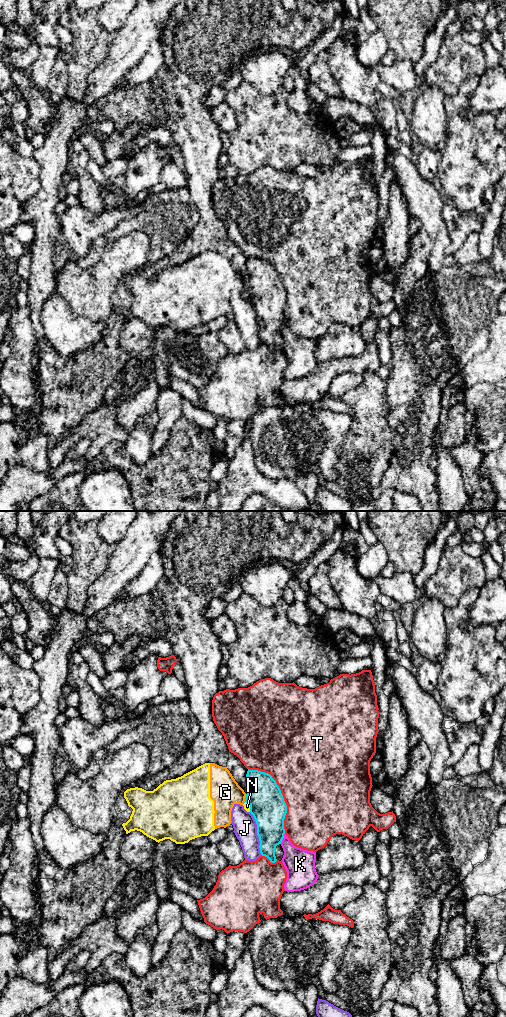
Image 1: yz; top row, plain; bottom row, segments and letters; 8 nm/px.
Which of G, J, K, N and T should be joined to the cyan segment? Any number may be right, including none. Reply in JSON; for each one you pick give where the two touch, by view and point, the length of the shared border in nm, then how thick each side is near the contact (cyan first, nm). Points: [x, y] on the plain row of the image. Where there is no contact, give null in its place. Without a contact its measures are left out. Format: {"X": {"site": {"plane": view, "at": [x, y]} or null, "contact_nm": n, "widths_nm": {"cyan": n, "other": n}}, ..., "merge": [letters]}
{"merge": []}

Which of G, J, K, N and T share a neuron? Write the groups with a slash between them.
G N / J / K / T

